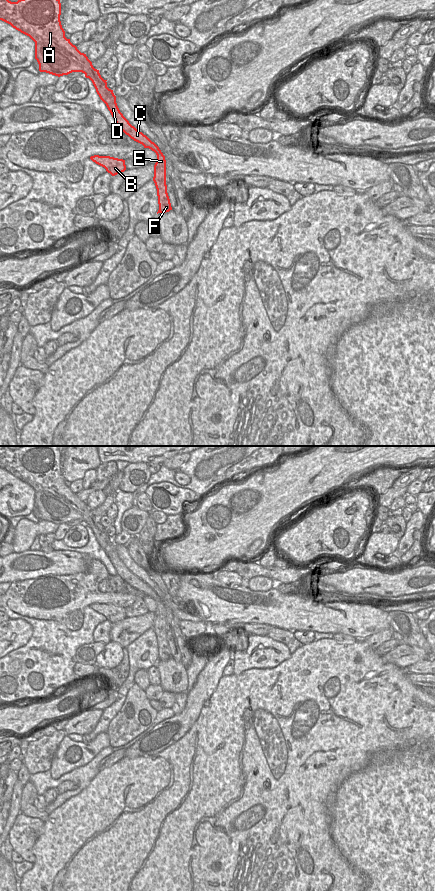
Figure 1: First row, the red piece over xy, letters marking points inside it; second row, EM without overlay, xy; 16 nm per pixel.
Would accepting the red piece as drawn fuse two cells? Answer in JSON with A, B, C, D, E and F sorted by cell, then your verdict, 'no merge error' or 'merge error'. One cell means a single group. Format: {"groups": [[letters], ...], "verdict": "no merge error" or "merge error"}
{"groups": [["A", "C", "D", "E", "F"], ["B"]], "verdict": "merge error"}

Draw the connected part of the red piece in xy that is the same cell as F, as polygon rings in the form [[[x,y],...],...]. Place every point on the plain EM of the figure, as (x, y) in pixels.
[[[0,446],[0,468],[29,484],[35,492],[48,491],[79,512],[90,523],[97,542],[106,552],[117,575],[131,587],[142,592],[144,596],[149,596],[156,601],[153,629],[159,652],[157,662],[169,660],[172,655],[167,641],[165,604],[154,590],[132,574],[120,560],[113,538],[107,535],[107,528],[101,525],[99,518],[93,515],[86,502],[81,501],[70,487],[65,485],[60,463],[61,451],[58,446],[23,446],[17,450]]]

